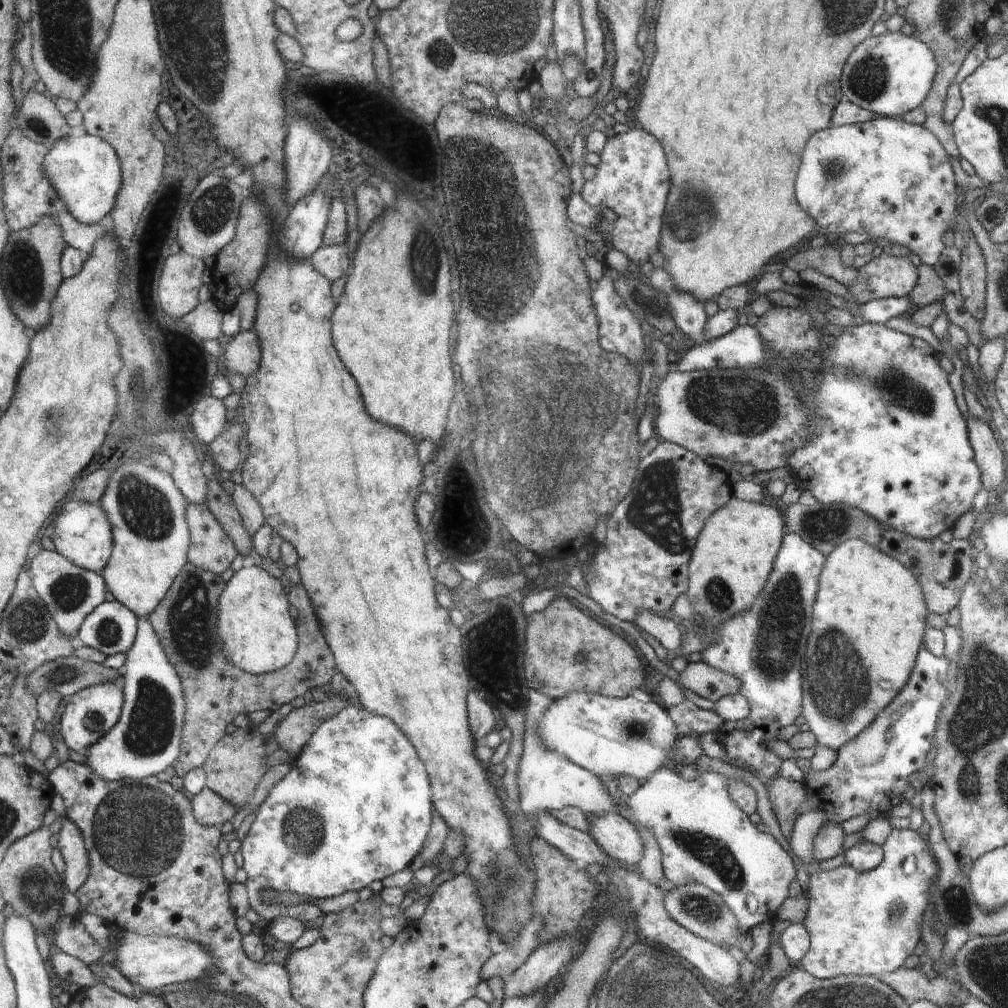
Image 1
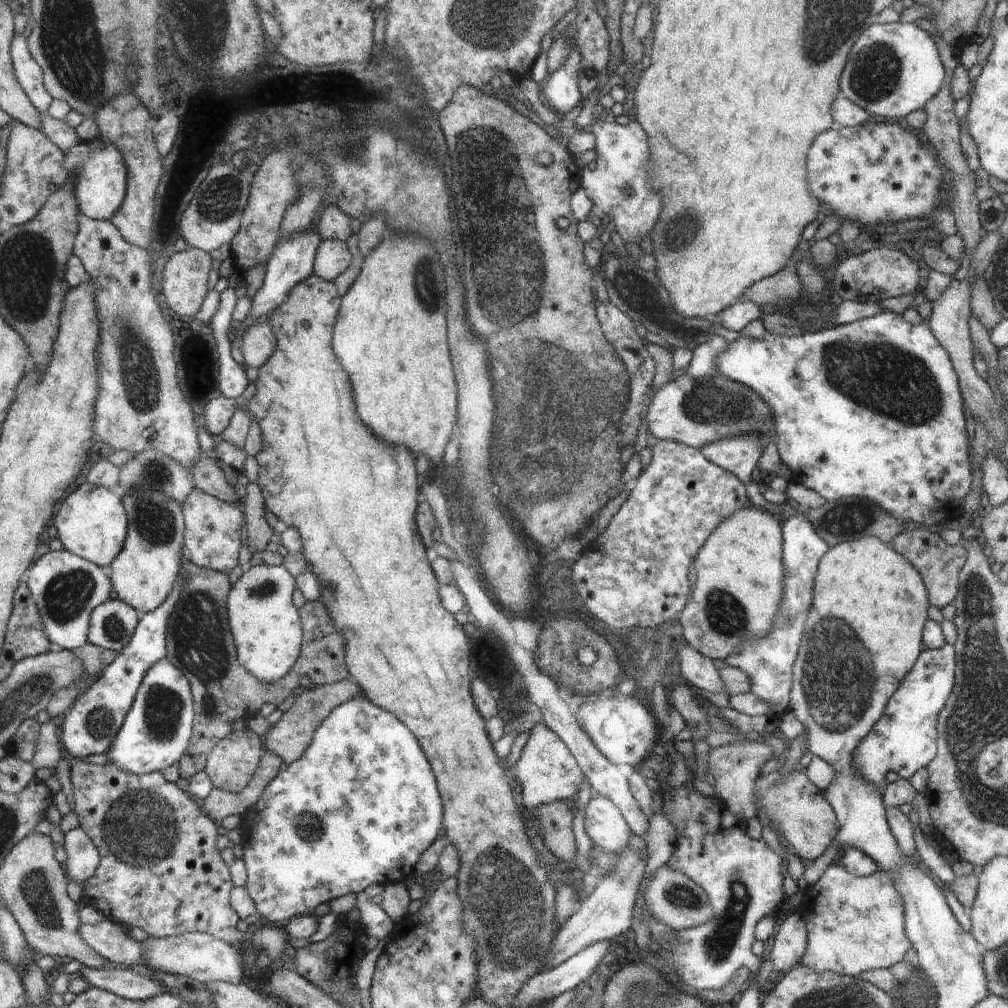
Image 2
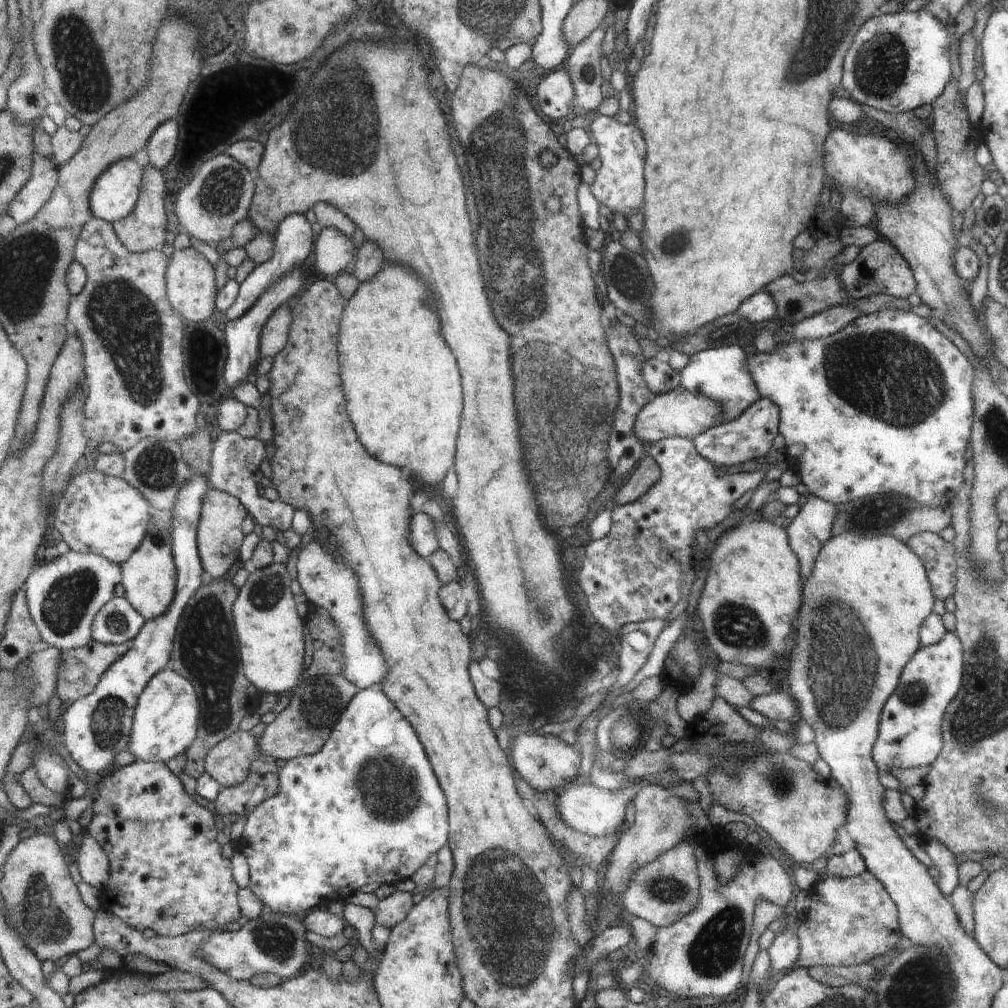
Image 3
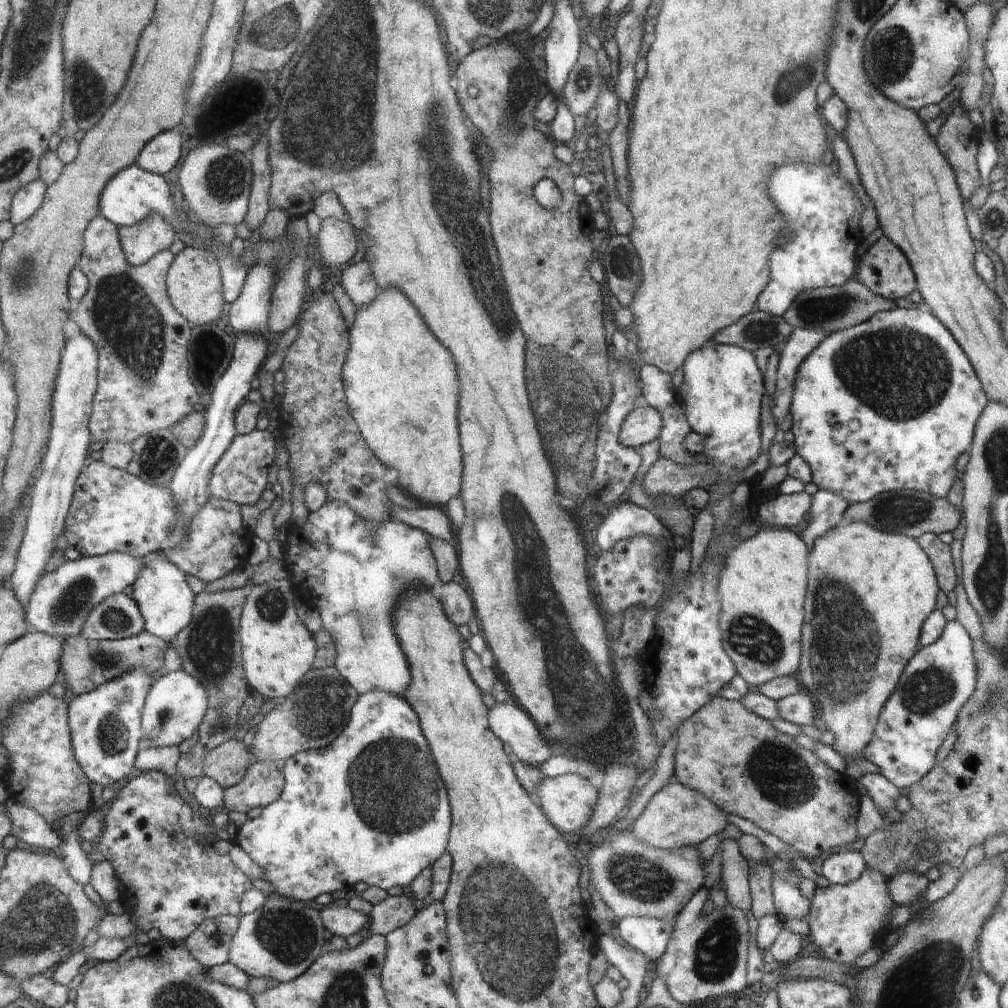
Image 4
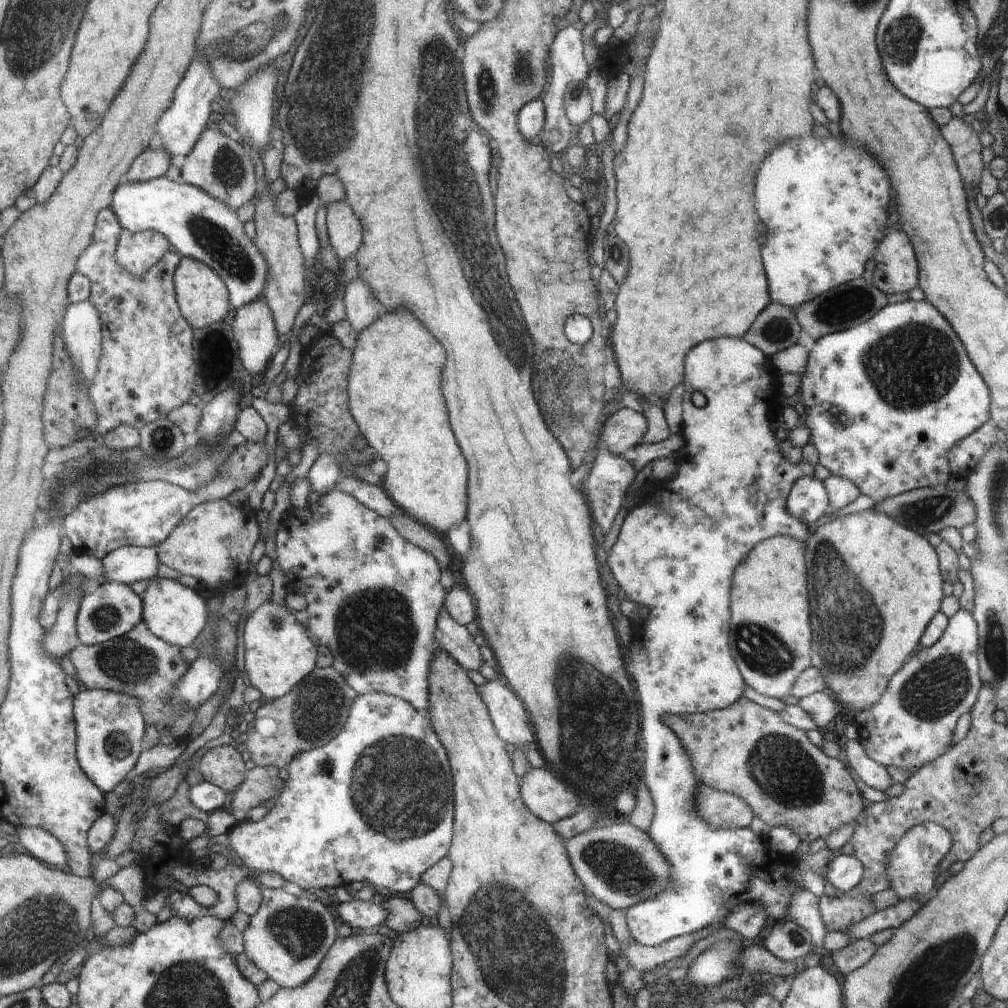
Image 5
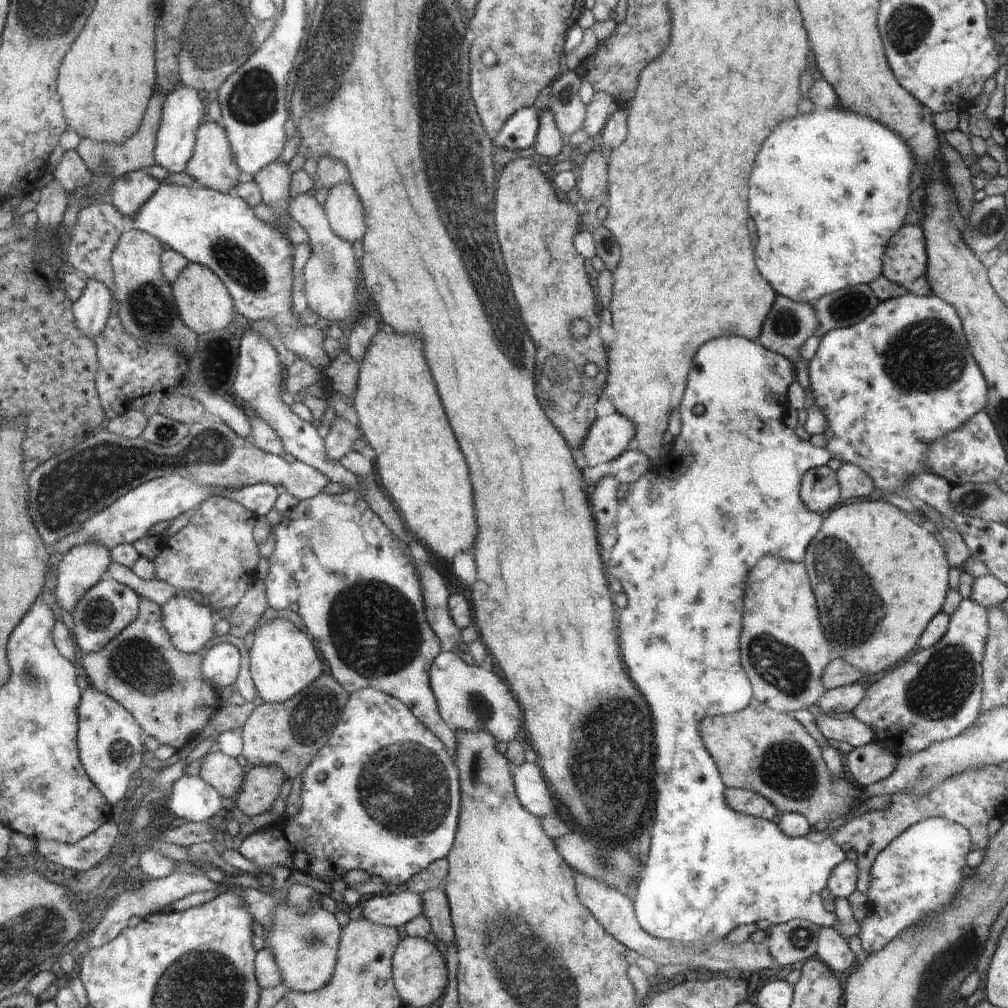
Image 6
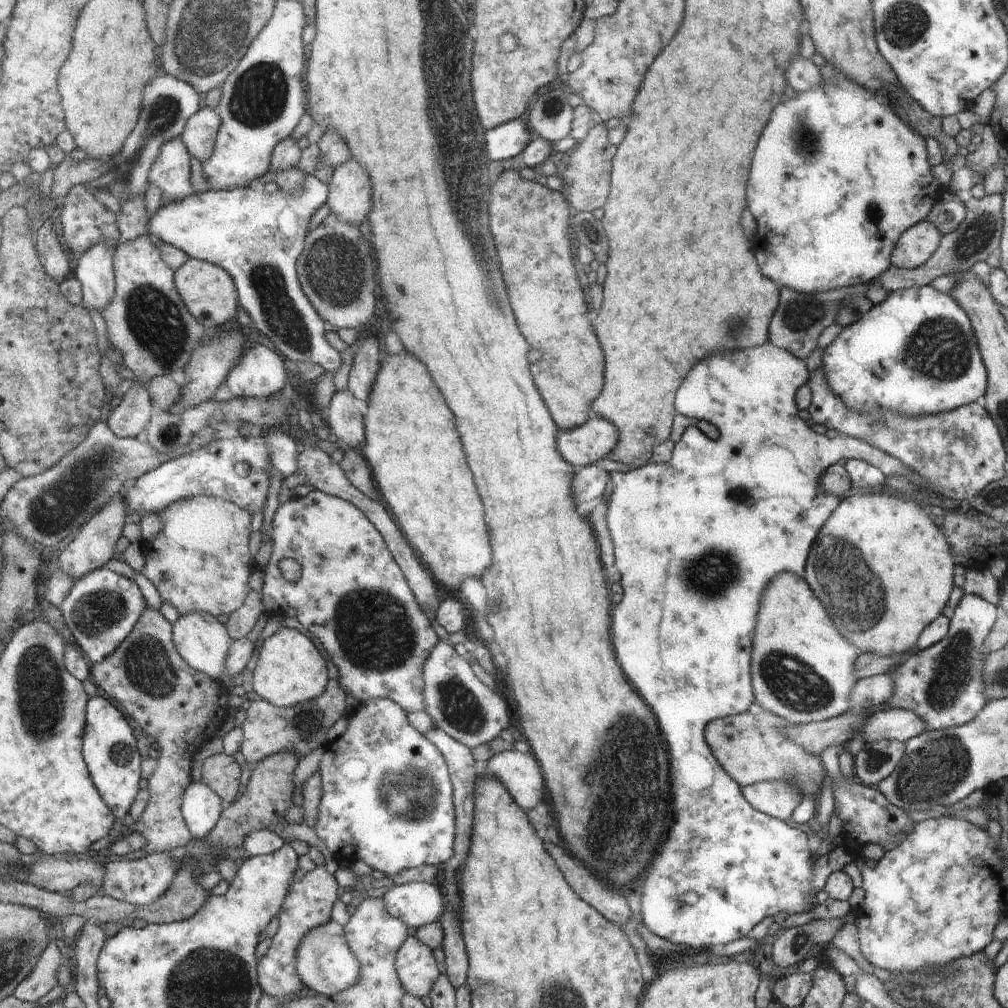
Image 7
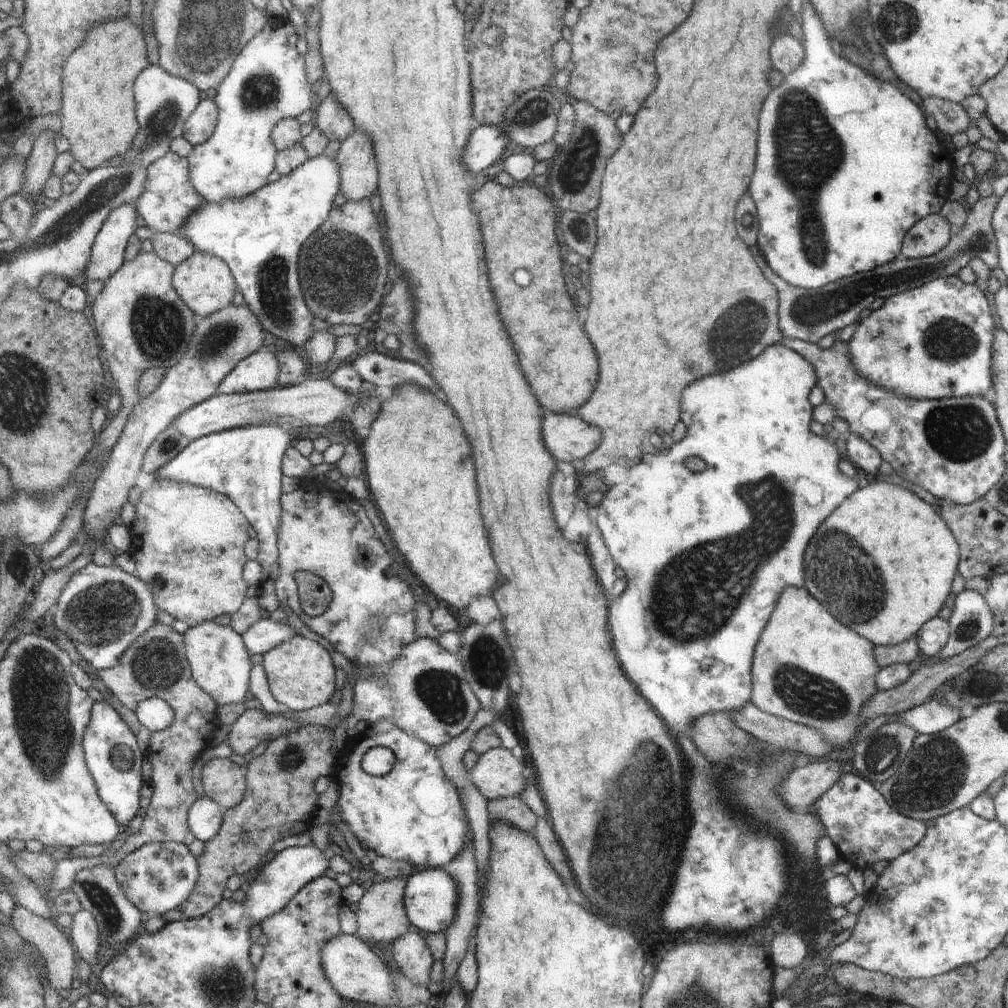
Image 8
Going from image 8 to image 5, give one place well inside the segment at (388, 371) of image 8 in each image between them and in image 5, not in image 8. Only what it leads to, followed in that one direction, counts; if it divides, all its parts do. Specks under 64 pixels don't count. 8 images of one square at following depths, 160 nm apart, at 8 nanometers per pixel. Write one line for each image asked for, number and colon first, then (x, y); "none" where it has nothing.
5: (199, 226)
6: (219, 230)
7: (257, 237)

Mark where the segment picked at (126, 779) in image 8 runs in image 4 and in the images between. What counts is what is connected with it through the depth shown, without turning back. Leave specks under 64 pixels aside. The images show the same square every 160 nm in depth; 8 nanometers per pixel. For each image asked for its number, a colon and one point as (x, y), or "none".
4: (108, 723)
5: (111, 725)
6: (112, 740)
7: (111, 749)

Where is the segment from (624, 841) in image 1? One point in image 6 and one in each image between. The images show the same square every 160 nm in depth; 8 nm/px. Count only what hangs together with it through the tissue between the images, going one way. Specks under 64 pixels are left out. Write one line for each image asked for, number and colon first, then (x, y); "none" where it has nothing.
2: (607, 828)
3: (598, 812)
4: (568, 800)
5: (551, 801)
6: (532, 791)

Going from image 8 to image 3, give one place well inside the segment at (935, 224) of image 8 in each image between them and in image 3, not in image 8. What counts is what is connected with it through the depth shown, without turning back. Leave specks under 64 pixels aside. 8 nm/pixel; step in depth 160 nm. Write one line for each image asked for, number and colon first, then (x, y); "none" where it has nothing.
3: (879, 268)
4: (884, 270)
5: (896, 270)
6: (906, 259)
7: (916, 245)

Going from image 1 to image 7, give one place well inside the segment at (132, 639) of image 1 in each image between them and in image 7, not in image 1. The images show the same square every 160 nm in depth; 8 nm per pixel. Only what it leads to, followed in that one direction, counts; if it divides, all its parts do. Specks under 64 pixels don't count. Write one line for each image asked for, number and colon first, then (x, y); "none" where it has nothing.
2: (114, 624)
3: (119, 622)
4: (118, 617)
5: (108, 612)
6: (109, 609)
7: (104, 607)

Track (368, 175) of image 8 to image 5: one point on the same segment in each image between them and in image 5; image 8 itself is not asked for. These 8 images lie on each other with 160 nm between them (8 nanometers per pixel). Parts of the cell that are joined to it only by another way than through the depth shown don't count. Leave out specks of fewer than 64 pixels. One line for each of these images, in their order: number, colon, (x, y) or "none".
5: (345, 233)
6: (346, 217)
7: (350, 195)

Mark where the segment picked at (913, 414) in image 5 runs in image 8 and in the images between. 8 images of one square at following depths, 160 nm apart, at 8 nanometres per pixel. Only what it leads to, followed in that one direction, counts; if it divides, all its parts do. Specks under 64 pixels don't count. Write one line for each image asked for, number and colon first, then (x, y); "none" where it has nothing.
6: (892, 385)
7: (915, 353)
8: (933, 342)

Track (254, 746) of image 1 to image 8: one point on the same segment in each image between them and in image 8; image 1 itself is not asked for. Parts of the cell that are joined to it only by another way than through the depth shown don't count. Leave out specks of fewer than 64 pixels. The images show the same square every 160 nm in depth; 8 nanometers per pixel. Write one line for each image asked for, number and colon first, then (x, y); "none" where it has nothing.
2: (233, 762)
3: (228, 763)
4: (227, 764)
5: (223, 766)
6: (220, 770)
7: (221, 773)
8: (223, 781)

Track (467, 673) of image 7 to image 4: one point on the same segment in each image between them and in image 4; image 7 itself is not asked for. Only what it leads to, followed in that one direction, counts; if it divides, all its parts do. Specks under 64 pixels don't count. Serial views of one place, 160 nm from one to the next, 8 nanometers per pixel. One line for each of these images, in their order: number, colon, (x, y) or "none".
4: (510, 723)
5: (510, 720)
6: (470, 698)

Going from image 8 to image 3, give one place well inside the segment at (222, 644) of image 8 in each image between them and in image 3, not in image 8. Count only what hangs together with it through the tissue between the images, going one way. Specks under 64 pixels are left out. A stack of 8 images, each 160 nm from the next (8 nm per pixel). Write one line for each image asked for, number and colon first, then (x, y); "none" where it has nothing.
3: (150, 578)
4: (167, 602)
5: (174, 612)
6: (191, 624)
7: (204, 642)

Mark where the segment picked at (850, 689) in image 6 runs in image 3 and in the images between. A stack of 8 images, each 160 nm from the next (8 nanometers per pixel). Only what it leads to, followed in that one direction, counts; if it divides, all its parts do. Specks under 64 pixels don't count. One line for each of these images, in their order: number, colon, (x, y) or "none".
3: (779, 705)
4: (799, 708)
5: (821, 706)

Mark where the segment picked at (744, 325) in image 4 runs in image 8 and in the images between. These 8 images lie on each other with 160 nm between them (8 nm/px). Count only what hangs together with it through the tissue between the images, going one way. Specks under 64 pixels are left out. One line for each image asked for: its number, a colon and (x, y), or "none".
5: (776, 328)
6: (790, 323)
7: (799, 319)
8: (809, 315)

